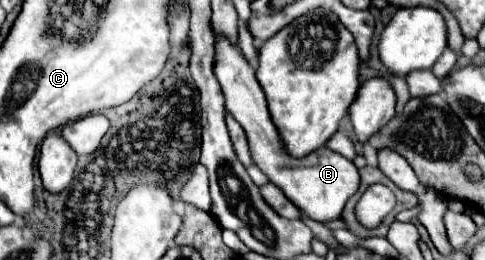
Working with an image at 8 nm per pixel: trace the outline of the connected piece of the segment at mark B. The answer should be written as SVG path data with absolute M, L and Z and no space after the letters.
M216 38L216 66L214 72L220 80L222 92L226 96L226 108L228 112L242 124L248 144L250 144L250 154L254 164L268 176L272 184L276 184L288 200L294 202L302 210L304 216L318 220L318 222L330 222L338 220L342 216L342 210L348 202L350 196L356 194L360 186L360 176L358 168L354 166L352 160L340 156L338 152L332 152L328 148L318 148L310 152L310 156L302 158L292 158L286 154L286 148L282 144L282 138L278 134L278 128L274 126L268 104L264 98L264 92L260 88L260 82L256 78L256 72L252 66L244 60L242 52L232 46L228 40L218 40Z

